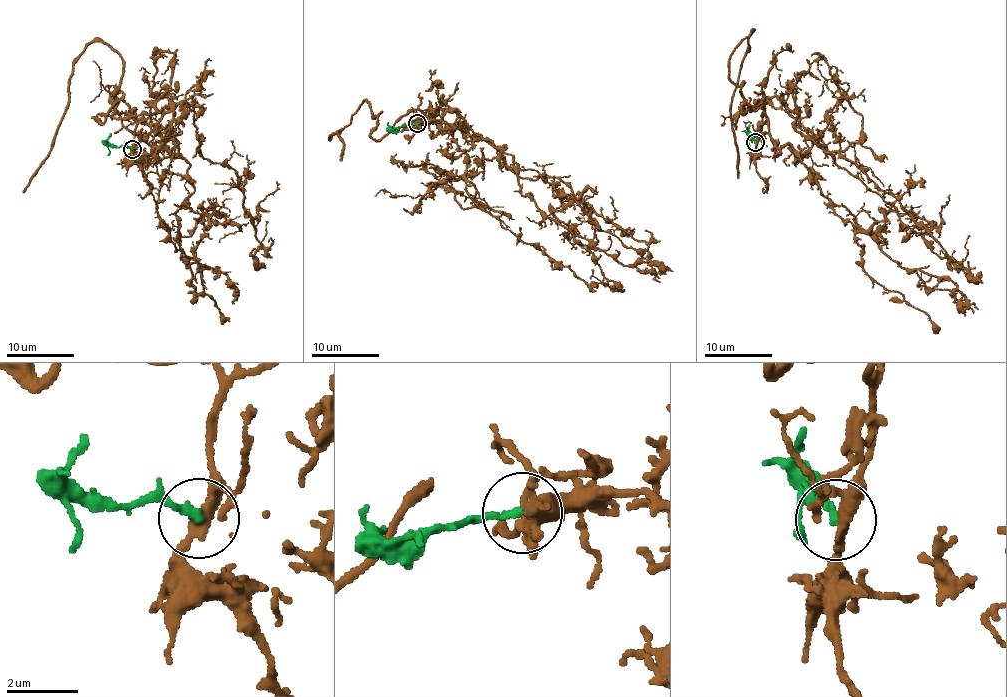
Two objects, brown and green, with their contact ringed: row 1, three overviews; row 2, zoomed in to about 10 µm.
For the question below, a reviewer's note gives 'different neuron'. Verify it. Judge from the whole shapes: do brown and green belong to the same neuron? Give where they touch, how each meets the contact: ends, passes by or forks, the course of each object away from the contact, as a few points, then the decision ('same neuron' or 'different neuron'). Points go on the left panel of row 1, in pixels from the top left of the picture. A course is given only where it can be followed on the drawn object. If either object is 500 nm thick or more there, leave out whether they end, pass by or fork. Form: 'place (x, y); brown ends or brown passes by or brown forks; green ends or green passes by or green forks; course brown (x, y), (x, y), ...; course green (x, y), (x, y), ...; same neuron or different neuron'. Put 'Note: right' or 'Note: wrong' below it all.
place (132, 149); brown forks; green ends; course brown (131, 149), (136, 125), (156, 112), (94, 117), (123, 94), (120, 56), (92, 42), (22, 192); course green (132, 149), (112, 145), (107, 140), (111, 133); different neuron
Note: right

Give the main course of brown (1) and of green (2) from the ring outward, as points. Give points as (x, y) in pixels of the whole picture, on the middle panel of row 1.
1: (417, 125), (422, 114), (408, 111), (378, 140), (381, 114), (362, 100), (329, 137), (344, 142), (340, 160)
2: (417, 123), (390, 126)

